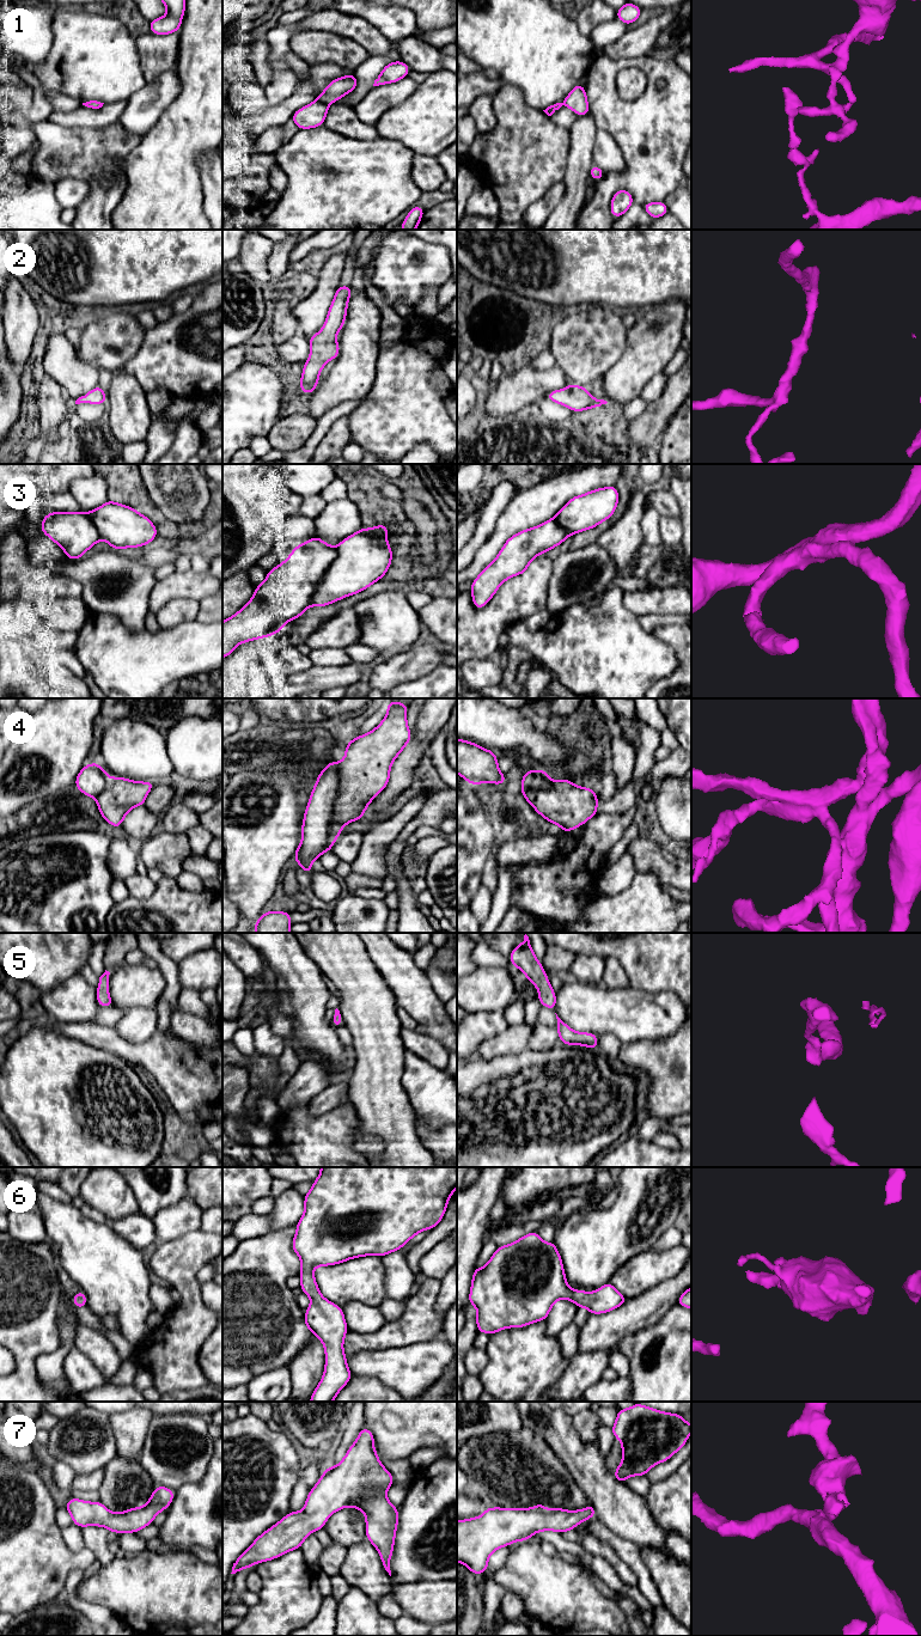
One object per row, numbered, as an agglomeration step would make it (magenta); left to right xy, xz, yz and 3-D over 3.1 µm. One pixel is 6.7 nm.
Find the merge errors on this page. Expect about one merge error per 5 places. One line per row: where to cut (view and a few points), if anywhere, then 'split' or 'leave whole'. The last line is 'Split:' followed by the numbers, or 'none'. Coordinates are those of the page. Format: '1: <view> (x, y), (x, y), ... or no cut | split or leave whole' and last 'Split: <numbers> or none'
1: xz (317, 98), (327, 104) | split
2: no cut | leave whole
3: no cut | leave whole
4: no cut | leave whole
5: no cut | leave whole
6: no cut | leave whole
7: no cut | leave whole
Split: 1

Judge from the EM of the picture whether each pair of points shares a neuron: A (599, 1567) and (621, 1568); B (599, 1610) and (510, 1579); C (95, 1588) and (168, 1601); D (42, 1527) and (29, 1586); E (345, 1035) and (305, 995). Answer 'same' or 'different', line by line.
A: different
B: same
C: same
D: same
E: different

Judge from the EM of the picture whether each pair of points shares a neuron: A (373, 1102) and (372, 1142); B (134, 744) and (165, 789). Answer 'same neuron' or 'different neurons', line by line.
A: different neurons
B: different neurons

